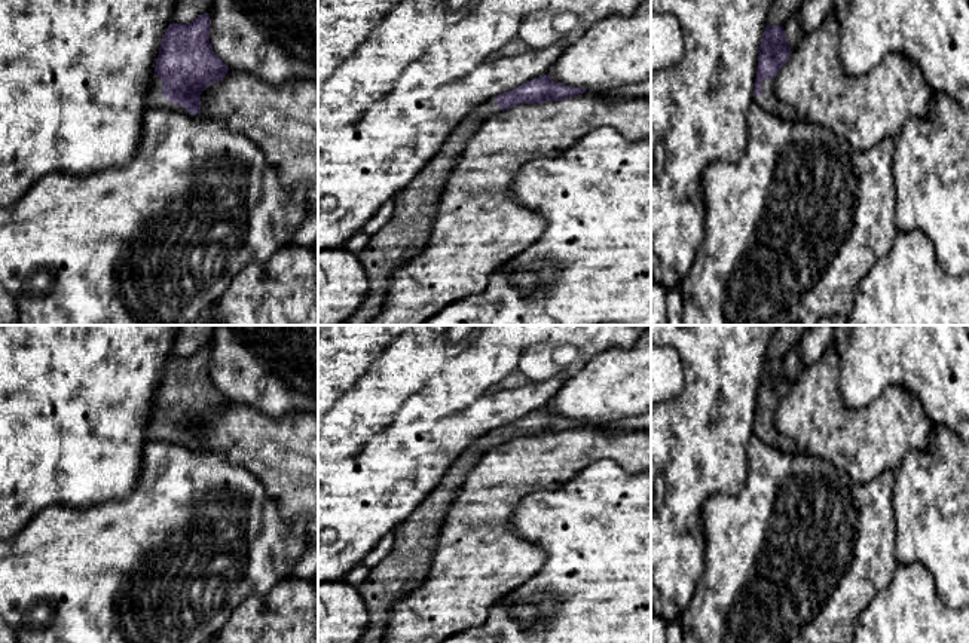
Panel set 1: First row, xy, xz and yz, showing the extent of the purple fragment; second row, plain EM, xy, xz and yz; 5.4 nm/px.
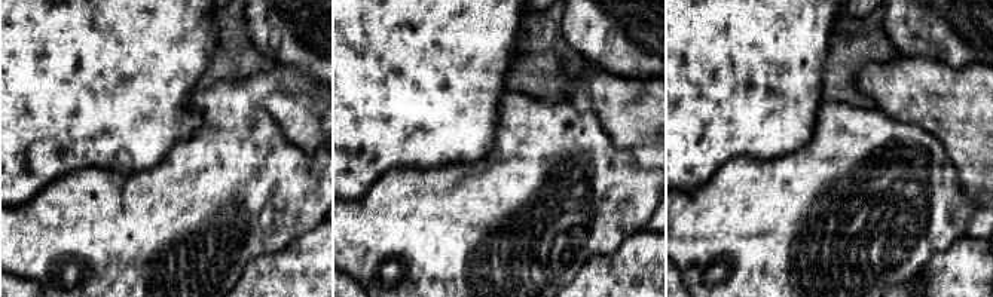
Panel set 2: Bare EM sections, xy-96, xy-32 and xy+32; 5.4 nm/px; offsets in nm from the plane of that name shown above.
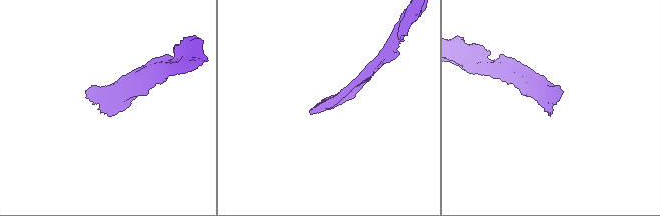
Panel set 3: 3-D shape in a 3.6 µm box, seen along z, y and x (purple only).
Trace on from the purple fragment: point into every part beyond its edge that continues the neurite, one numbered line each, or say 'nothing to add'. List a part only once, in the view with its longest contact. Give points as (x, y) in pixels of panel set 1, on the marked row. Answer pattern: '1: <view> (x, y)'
1: xy (156, 98)

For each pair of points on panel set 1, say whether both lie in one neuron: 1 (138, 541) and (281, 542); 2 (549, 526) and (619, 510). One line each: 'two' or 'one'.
1: one
2: one

